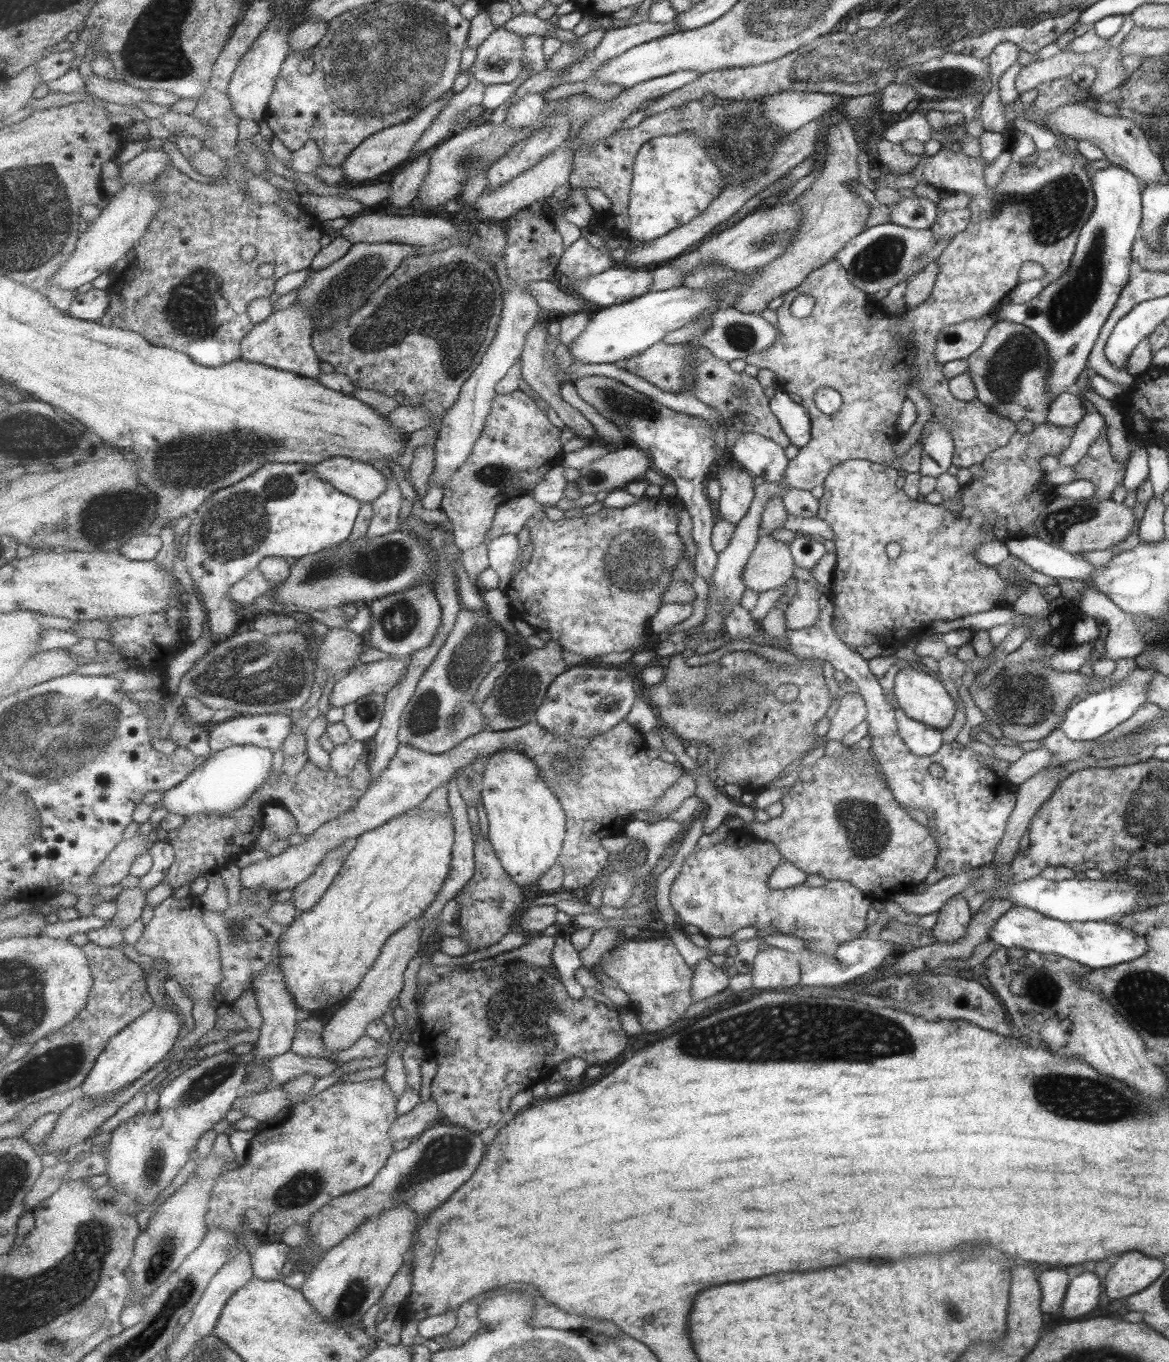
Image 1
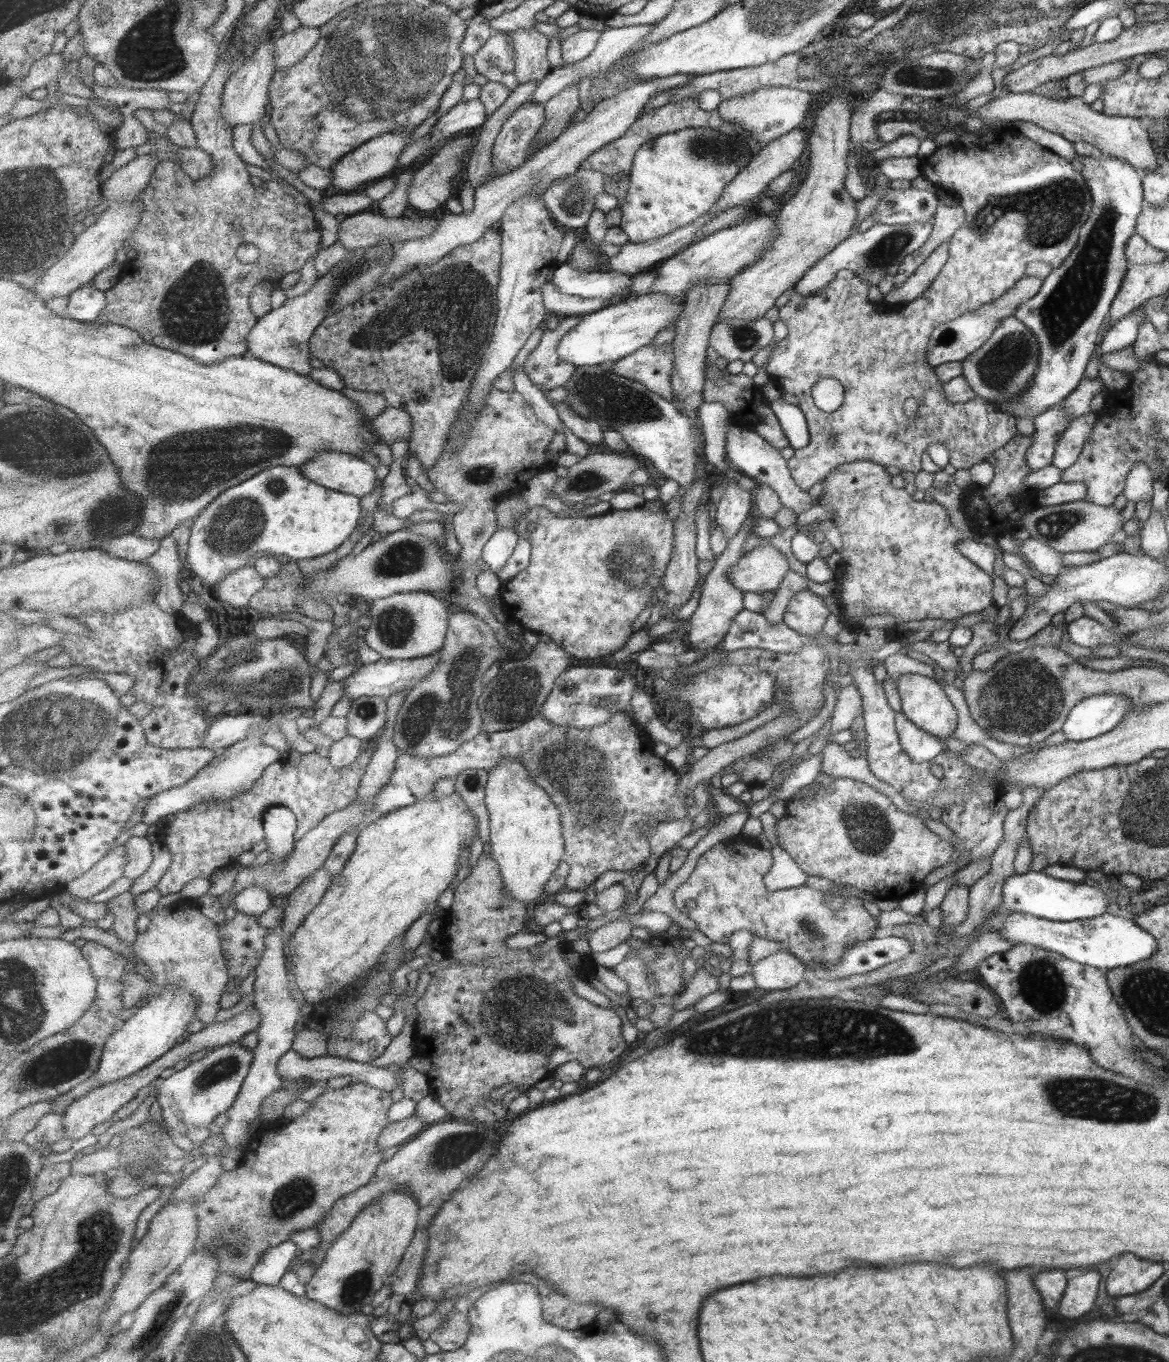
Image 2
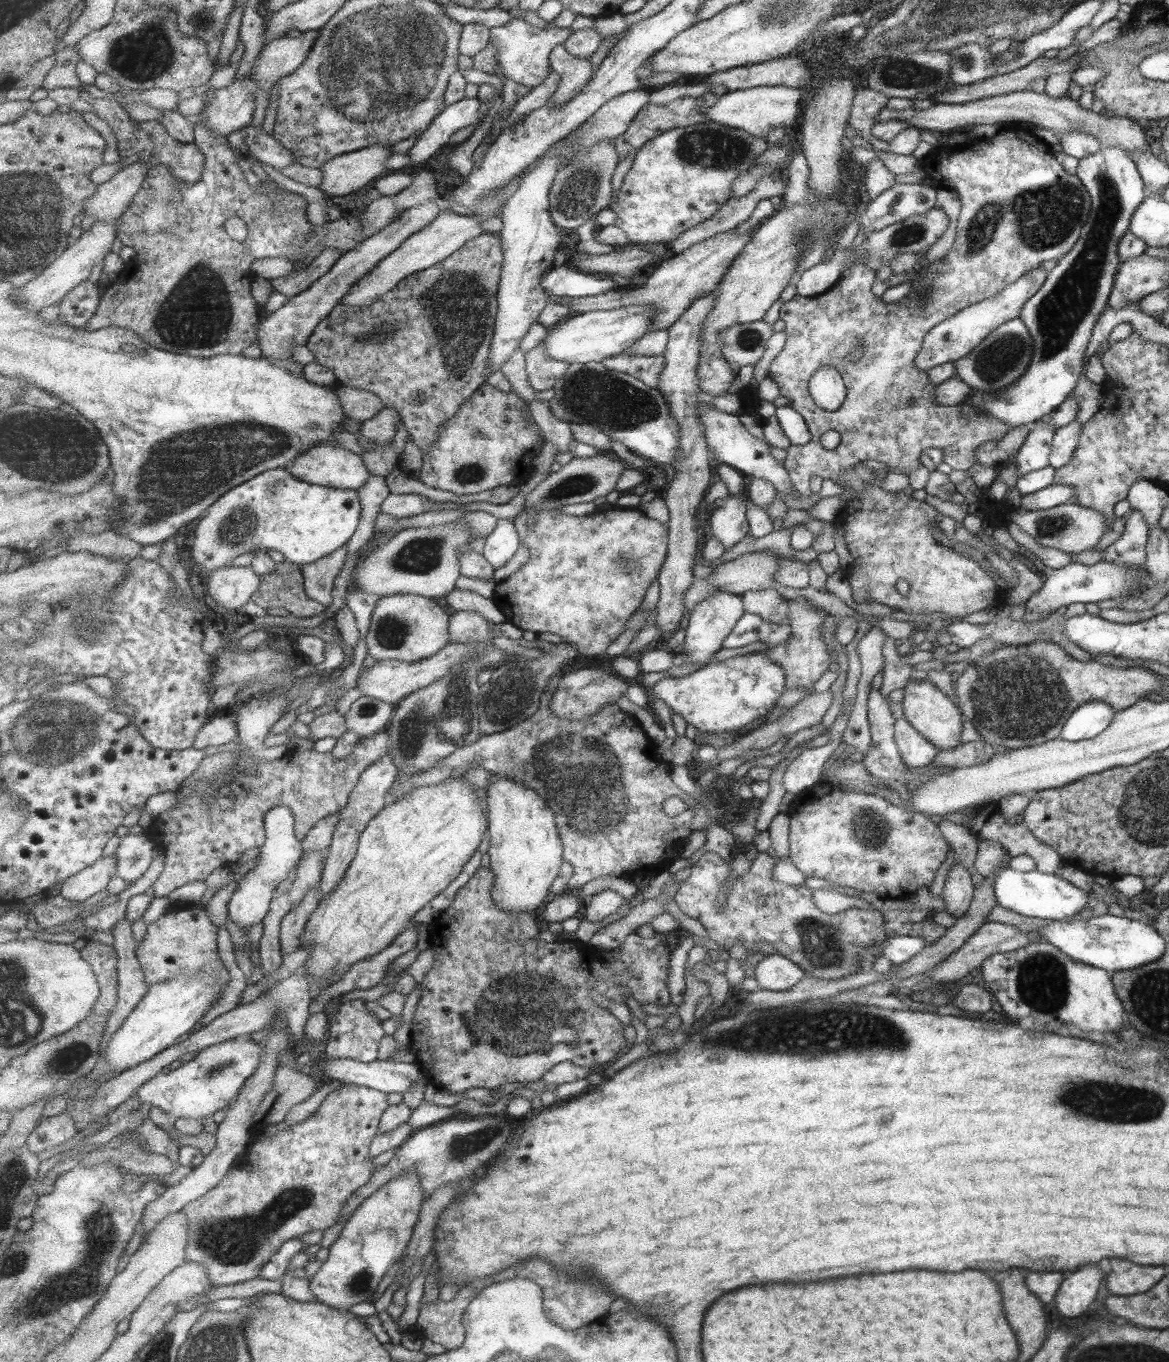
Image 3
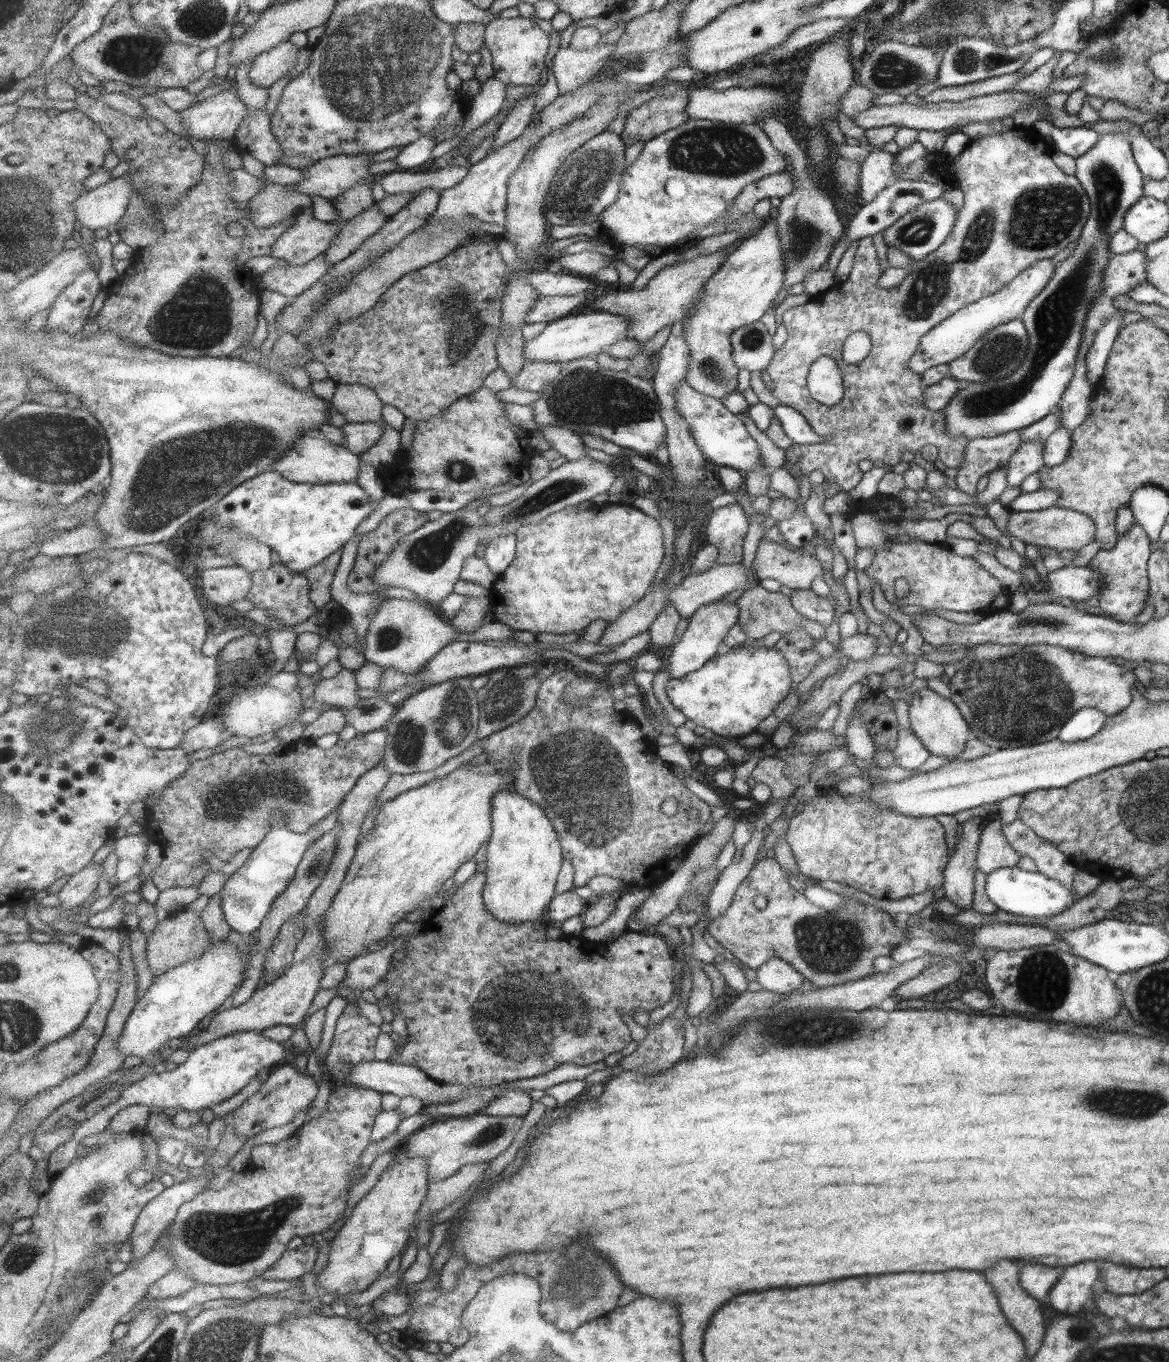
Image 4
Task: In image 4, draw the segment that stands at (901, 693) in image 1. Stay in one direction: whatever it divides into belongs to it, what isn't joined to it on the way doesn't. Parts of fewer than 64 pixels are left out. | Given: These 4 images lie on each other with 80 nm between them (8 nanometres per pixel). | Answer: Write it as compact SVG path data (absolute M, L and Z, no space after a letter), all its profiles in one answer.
M927 687L912 692L907 714L913 734L922 742L930 755L942 756L944 762L952 761L971 737L969 725L957 705L951 699L943 698Z

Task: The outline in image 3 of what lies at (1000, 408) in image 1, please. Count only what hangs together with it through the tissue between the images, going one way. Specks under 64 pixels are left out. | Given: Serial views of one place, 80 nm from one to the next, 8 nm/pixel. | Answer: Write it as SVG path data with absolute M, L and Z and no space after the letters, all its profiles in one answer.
M1017 316L994 328L973 350L969 351L969 354L953 362L956 368L955 376L972 390L999 391L1024 375L1034 354L1033 348L1034 339L1026 325Z

